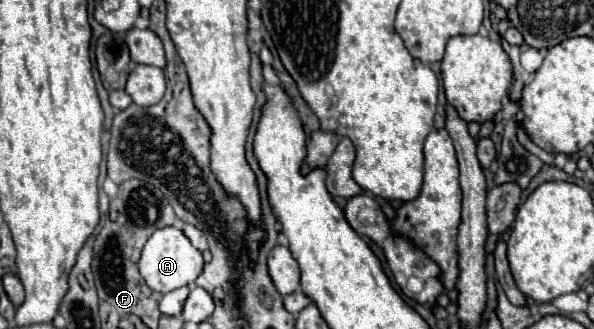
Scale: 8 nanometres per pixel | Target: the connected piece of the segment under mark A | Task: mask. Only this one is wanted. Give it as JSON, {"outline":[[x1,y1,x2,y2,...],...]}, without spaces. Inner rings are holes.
{"outline":[[164,226,160,230,156,230,148,242,144,244,144,250,142,250,142,256,138,263,138,269,142,278,146,280,146,284,156,290,156,292,170,292,170,290,176,290,180,286,194,286,196,278,200,276,202,272,202,254,190,244,190,240,186,238,186,234,176,228,176,226]]}

